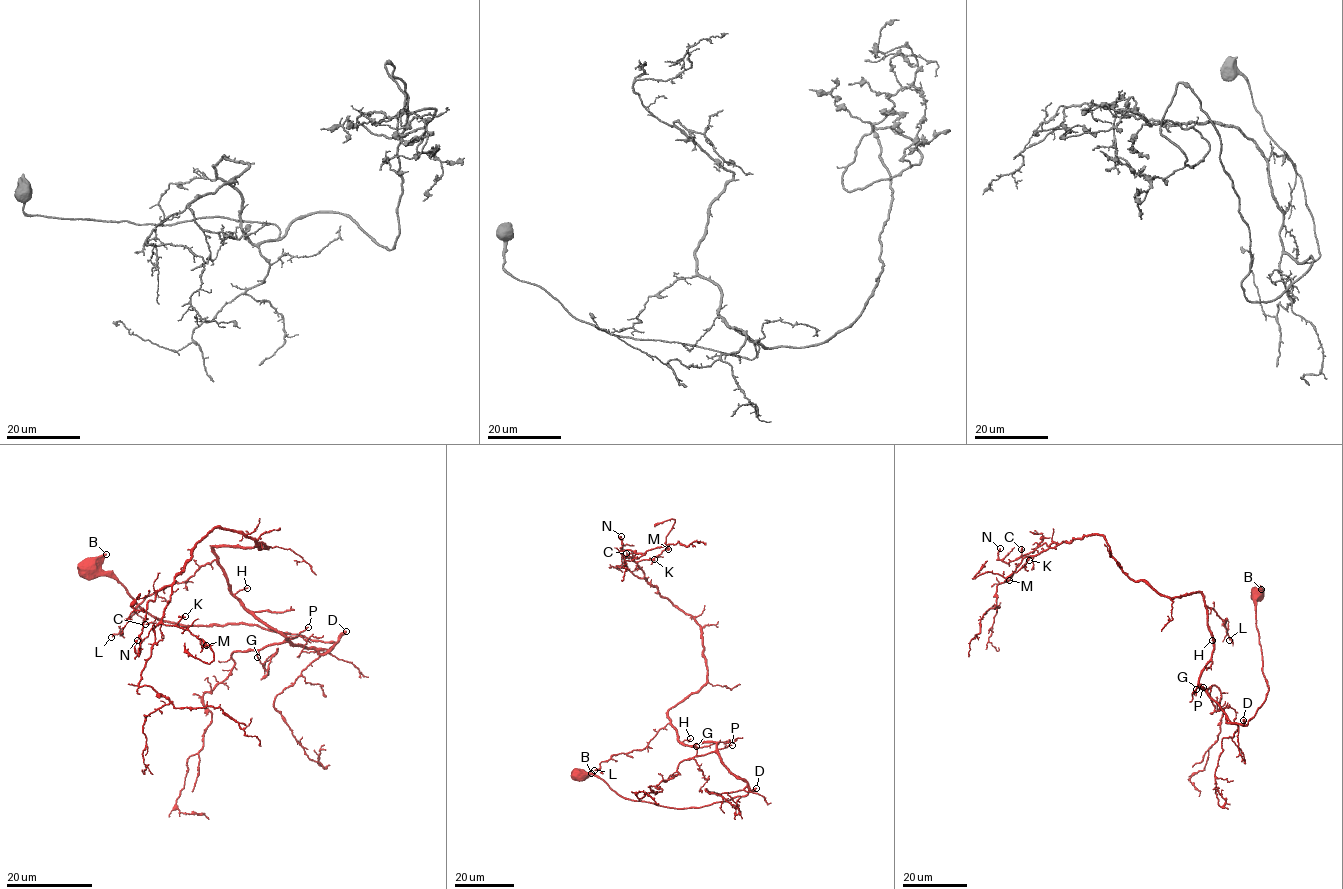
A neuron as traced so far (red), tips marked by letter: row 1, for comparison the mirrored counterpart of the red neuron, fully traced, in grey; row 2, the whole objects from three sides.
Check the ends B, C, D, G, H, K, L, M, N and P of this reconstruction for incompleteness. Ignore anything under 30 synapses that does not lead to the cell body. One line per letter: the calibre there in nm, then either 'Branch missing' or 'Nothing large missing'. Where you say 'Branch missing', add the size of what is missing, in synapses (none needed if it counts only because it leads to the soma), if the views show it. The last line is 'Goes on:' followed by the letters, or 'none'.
B: Thickness 340 nm. Nothing large missing
C: Thickness 150 nm. Nothing large missing
D: Thickness 440 nm. Branch missing. Roughly 350 synapses
G: Thickness 120 nm. Nothing large missing
H: Thickness 90 nm. Nothing large missing
K: Thickness 150 nm. Nothing large missing
L: Thickness 240 nm. Nothing large missing
M: Thickness 120 nm. Nothing large missing
N: Thickness 280 nm. Nothing large missing
P: Thickness 180 nm. Nothing large missing
Goes on: D

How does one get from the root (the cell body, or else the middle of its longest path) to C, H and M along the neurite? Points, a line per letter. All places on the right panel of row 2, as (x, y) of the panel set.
C: (1260, 593), (1267, 694), (1233, 724), (1199, 683), (1213, 642), (1200, 593), (1132, 580), (1095, 533), (1021, 549)
H: (1260, 593), (1255, 602), (1256, 628), (1267, 694), (1248, 724), (1232, 723), (1199, 683), (1212, 653), (1212, 640)
M: (1260, 593), (1267, 694), (1242, 725), (1199, 683), (1213, 642), (1200, 593), (1132, 580), (1095, 533), (1009, 580)

